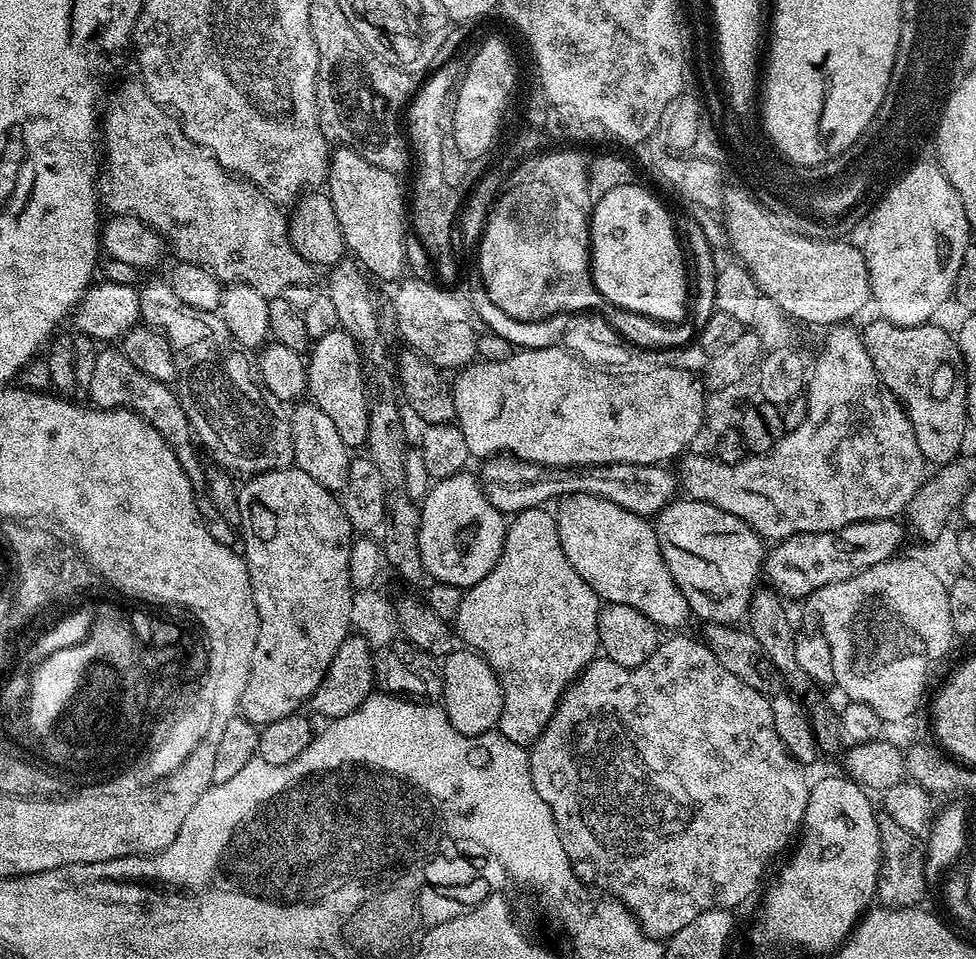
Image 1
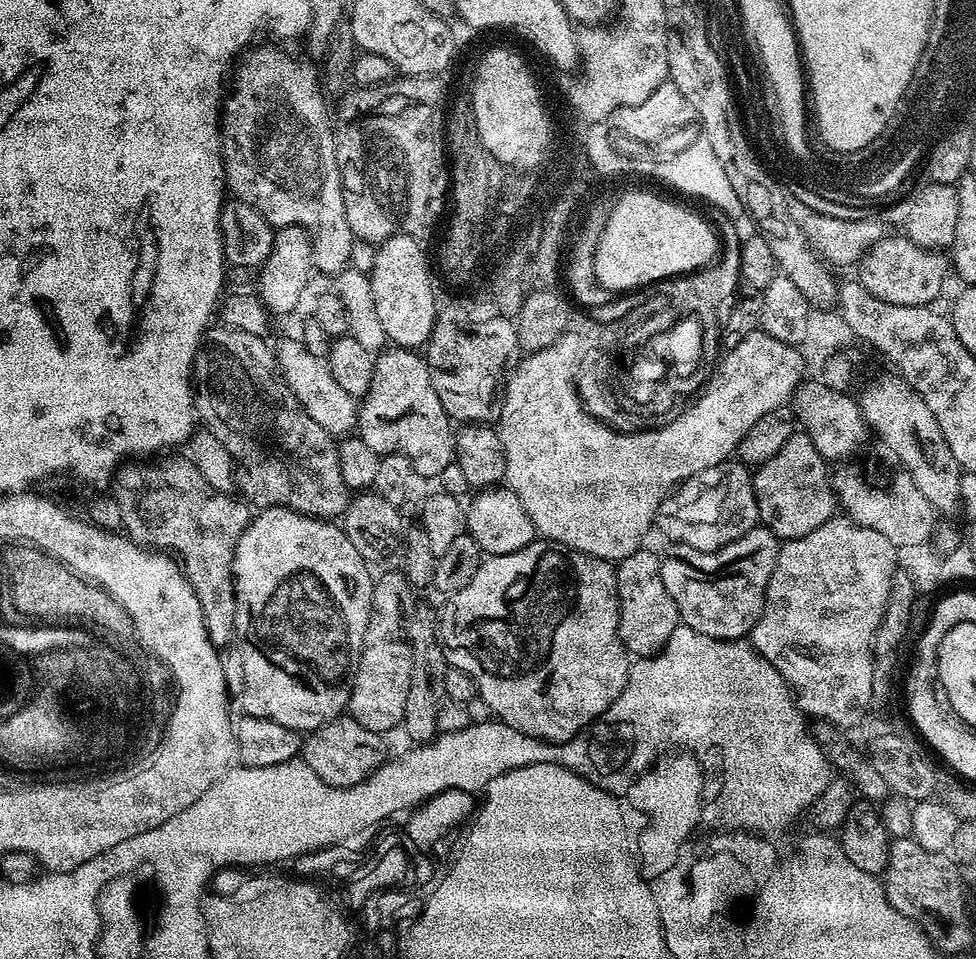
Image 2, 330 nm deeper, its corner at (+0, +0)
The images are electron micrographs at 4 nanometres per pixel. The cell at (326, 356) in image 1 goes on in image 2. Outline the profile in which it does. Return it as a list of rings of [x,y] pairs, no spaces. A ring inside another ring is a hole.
[[[379,369],[372,377],[367,403],[388,404],[380,416],[361,411],[358,416],[358,438],[370,446],[377,456],[404,456],[421,477],[440,476],[454,460],[454,426],[434,386],[424,382],[421,388],[412,388],[408,380],[395,376],[390,369]]]

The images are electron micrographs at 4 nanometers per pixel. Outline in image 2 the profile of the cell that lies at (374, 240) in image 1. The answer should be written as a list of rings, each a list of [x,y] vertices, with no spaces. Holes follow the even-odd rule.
[[[397,234],[383,241],[375,253],[373,268],[370,273],[374,306],[378,306],[378,319],[382,321],[382,330],[389,341],[406,350],[409,344],[427,336],[432,321],[431,294],[437,285],[428,288],[428,279],[434,276],[428,268],[428,260],[420,249],[416,238],[405,238]]]

